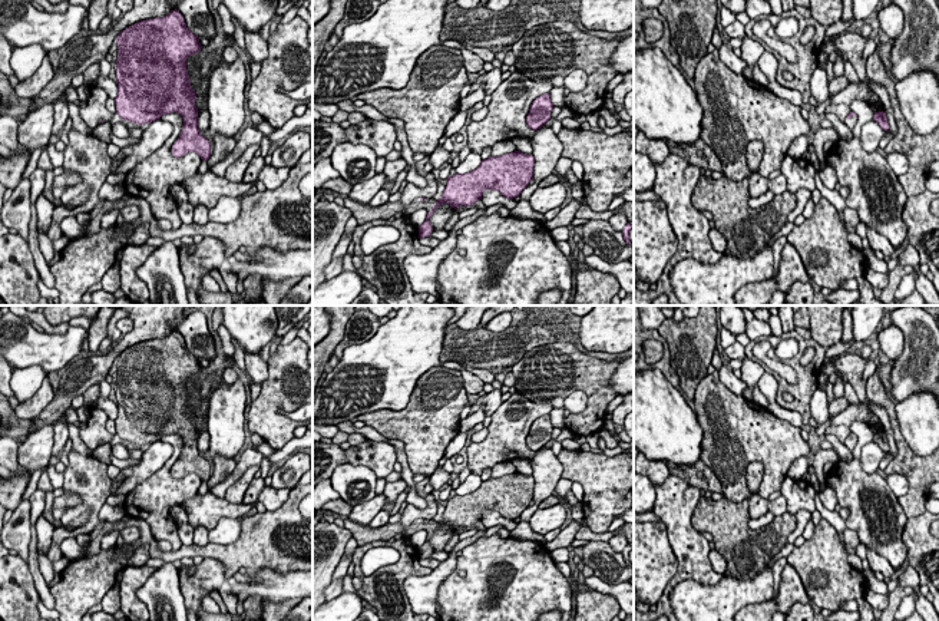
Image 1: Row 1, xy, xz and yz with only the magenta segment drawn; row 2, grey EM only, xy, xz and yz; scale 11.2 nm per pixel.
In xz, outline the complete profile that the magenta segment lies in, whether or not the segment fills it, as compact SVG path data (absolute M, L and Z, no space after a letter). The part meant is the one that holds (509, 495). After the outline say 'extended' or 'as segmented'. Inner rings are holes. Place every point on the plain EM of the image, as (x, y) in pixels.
M515 472L510 475L500 476L500 478L489 478L487 480L483 480L476 490L467 495L456 495L453 498L447 498L446 509L439 522L427 521L427 519L417 519L406 529L403 528L401 522L397 522L397 523L389 522L387 525L373 529L370 525L361 525L361 523L353 522L347 516L340 516L331 511L323 509L323 513L331 515L334 518L341 518L344 521L344 528L353 534L353 538L357 541L358 546L374 542L374 541L387 542L389 539L394 538L397 534L413 535L417 531L426 529L427 538L426 538L426 542L419 548L419 559L433 558L442 562L449 558L449 552L434 551L429 542L433 534L442 525L449 525L454 531L459 531L460 526L464 526L467 529L469 526L473 526L475 523L482 521L482 516L486 511L499 512L505 519L513 521L519 518L522 512L533 501L533 486L535 486L533 476L526 476L520 472Z; extended

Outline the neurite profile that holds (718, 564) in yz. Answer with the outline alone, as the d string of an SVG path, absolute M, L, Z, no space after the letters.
M715 549L710 551L708 554L710 562L712 565L712 569L723 575L727 571L727 561L724 559L724 556L721 556Z

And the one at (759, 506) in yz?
M751 495L748 506L750 519L758 519L766 512L768 512L768 502L770 501L766 498L761 498L758 495Z

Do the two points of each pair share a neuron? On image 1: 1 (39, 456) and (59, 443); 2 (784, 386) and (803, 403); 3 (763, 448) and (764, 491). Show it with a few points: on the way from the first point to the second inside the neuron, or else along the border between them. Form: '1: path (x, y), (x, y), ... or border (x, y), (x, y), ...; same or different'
1: border (53, 425), (53, 448), (50, 455); different
2: path (790, 389), (800, 397); same
3: path (770, 458), (770, 481); same

